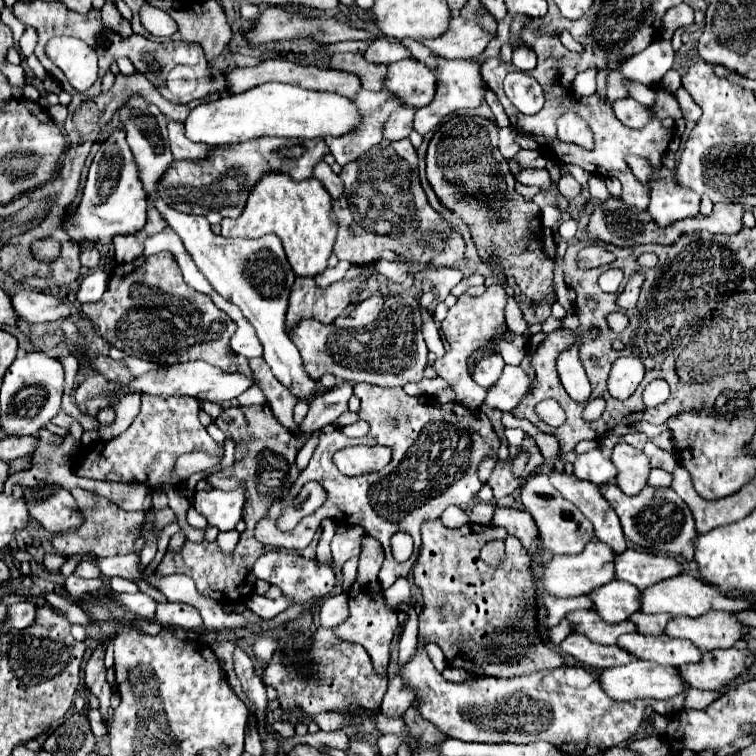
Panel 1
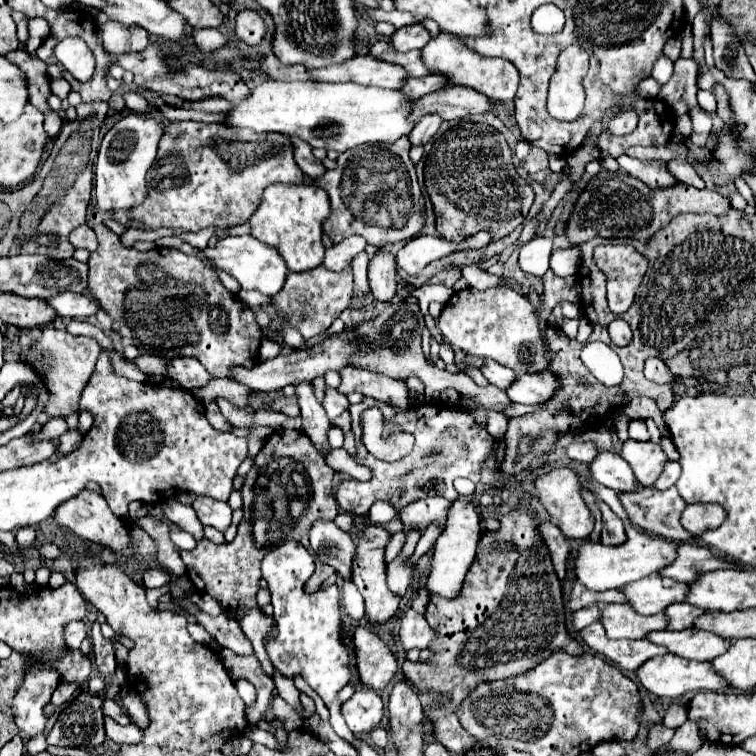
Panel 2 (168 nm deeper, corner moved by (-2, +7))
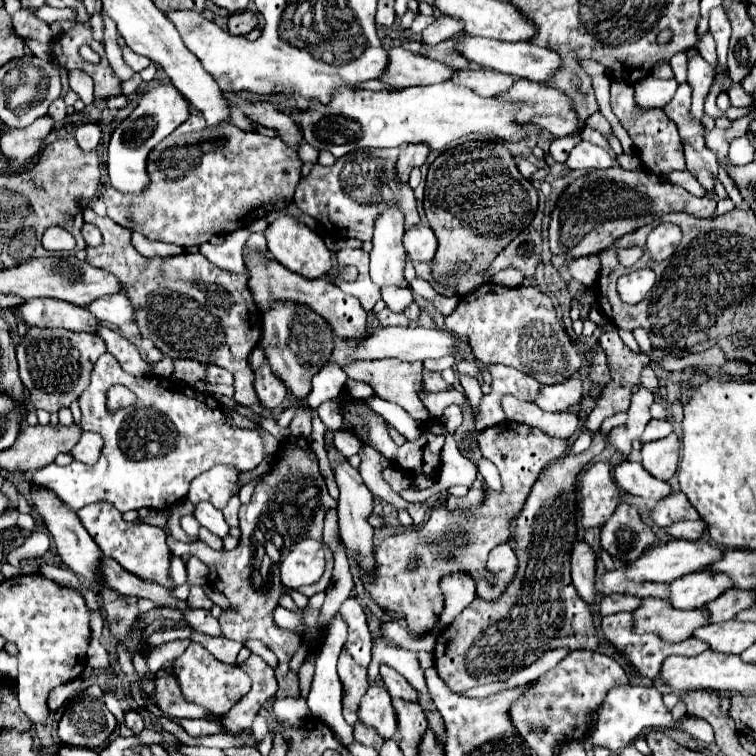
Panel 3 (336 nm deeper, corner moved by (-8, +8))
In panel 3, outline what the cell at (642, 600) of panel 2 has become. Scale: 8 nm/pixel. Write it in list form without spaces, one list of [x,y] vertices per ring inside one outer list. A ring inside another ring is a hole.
[[[701,570],[669,582],[667,588],[667,600],[673,608],[693,610],[715,600],[719,594],[723,594],[723,590],[731,588],[731,582],[727,582],[727,578],[719,578],[719,574],[707,574],[707,570]]]

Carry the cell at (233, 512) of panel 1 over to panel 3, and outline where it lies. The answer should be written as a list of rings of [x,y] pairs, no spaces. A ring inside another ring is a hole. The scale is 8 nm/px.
[[[199,502],[195,506],[195,518],[199,520],[201,526],[205,526],[207,530],[211,530],[217,536],[227,536],[229,534],[229,526],[221,514],[219,508],[215,508],[211,502]]]

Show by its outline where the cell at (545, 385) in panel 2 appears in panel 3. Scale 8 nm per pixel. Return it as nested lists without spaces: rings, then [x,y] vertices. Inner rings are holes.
[[[567,378],[559,384],[541,386],[539,394],[535,396],[535,404],[549,412],[563,412],[569,406],[581,402],[583,386],[579,378]]]

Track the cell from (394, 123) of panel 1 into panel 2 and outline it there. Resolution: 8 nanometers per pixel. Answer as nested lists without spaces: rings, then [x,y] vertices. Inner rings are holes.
[[[451,85],[447,89],[441,89],[437,93],[429,93],[429,95],[421,97],[411,119],[417,121],[427,113],[437,113],[445,121],[463,119],[467,115],[493,111],[495,105],[497,105],[497,101],[489,99],[487,95],[481,95],[479,91],[473,91],[471,87]]]

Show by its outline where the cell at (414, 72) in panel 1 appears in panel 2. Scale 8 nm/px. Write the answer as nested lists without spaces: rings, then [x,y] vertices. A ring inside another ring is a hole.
[[[443,31],[423,47],[423,61],[435,73],[447,75],[453,85],[473,87],[473,89],[485,93],[487,97],[499,101],[507,113],[513,113],[513,109],[515,109],[513,97],[515,97],[517,85],[519,85],[519,71],[513,63],[509,63],[505,59],[497,59],[497,57],[477,55],[475,51],[469,51],[469,47],[465,47],[465,43],[461,43],[461,39],[457,35],[443,33]]]

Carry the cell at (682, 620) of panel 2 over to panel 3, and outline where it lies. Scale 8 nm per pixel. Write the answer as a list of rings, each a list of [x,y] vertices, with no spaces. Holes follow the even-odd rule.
[[[731,588],[731,590],[725,590],[719,598],[705,604],[703,610],[709,614],[709,624],[717,624],[717,622],[731,620],[739,610],[753,606],[753,604],[755,604],[753,592]]]

